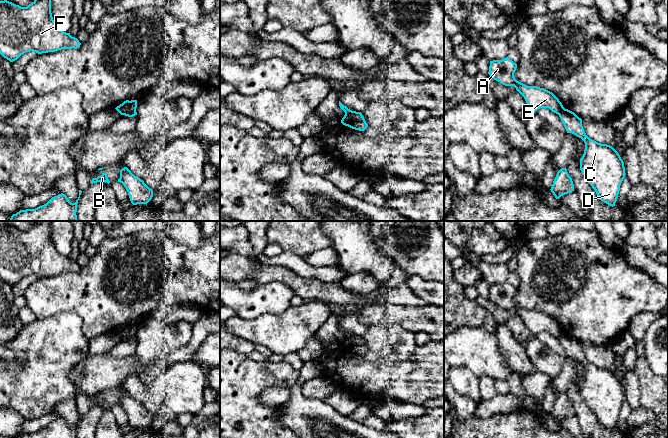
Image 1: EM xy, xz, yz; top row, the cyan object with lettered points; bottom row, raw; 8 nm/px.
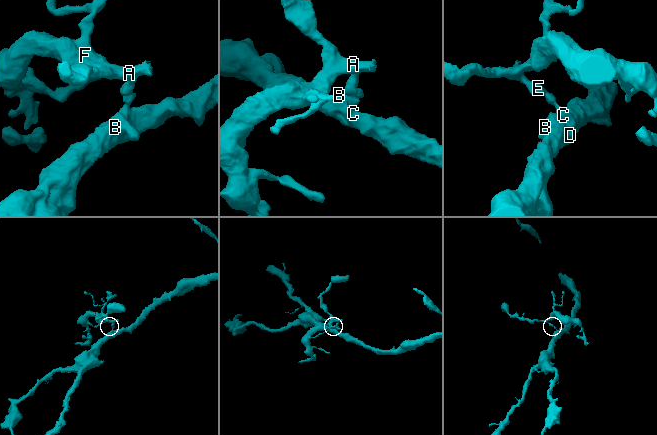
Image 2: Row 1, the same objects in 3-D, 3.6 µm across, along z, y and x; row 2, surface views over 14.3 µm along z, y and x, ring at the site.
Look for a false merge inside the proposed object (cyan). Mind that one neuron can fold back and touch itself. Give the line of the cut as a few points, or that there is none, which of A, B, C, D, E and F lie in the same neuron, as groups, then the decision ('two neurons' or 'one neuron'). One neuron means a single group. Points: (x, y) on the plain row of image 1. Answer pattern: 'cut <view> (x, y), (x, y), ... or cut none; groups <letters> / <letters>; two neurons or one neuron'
cut xz (353, 335), (345, 338); groups A E F / B C D; two neurons

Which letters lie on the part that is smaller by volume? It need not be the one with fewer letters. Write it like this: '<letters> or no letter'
A, E, F

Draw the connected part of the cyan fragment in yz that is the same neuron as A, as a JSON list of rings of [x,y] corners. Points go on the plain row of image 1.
[[[506,281],[502,284],[490,285],[488,298],[505,310],[514,310],[524,321],[532,337],[535,337],[540,332],[549,332],[556,338],[563,335],[562,327],[552,316],[537,310],[527,310],[517,305],[514,301],[516,292],[517,288]]]

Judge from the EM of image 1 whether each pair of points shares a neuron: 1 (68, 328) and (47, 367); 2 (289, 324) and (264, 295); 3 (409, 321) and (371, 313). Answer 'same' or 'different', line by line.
1: same
2: different
3: same

